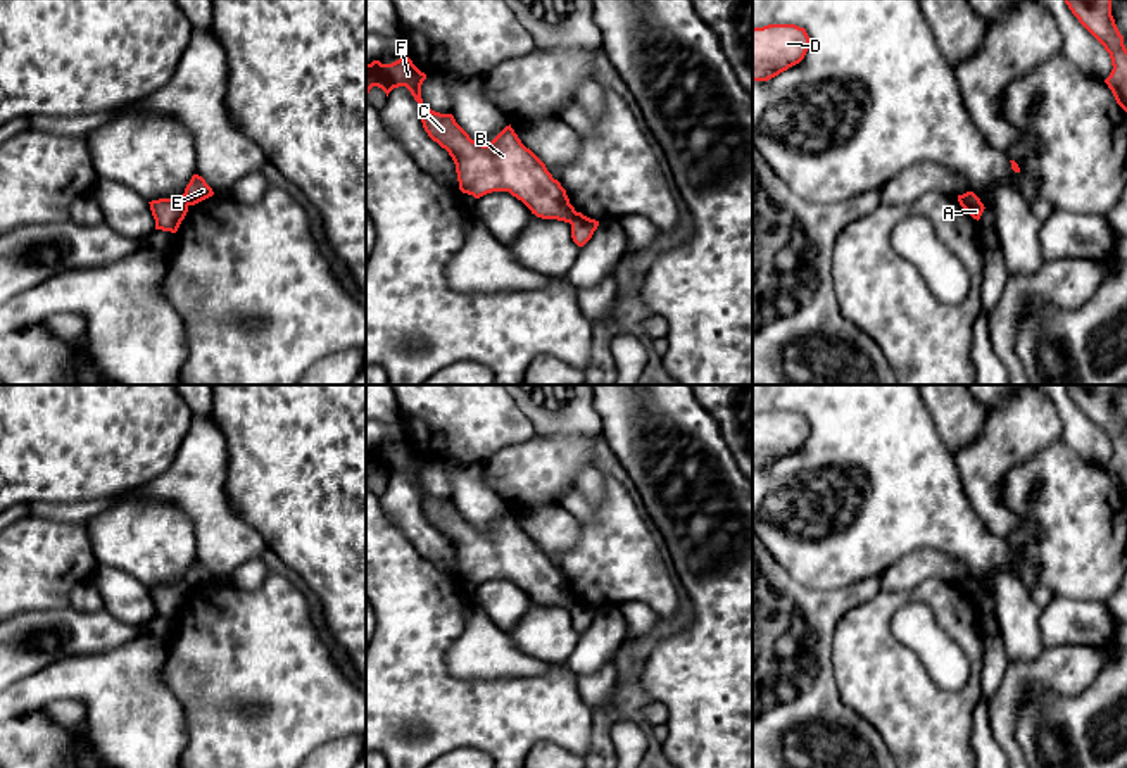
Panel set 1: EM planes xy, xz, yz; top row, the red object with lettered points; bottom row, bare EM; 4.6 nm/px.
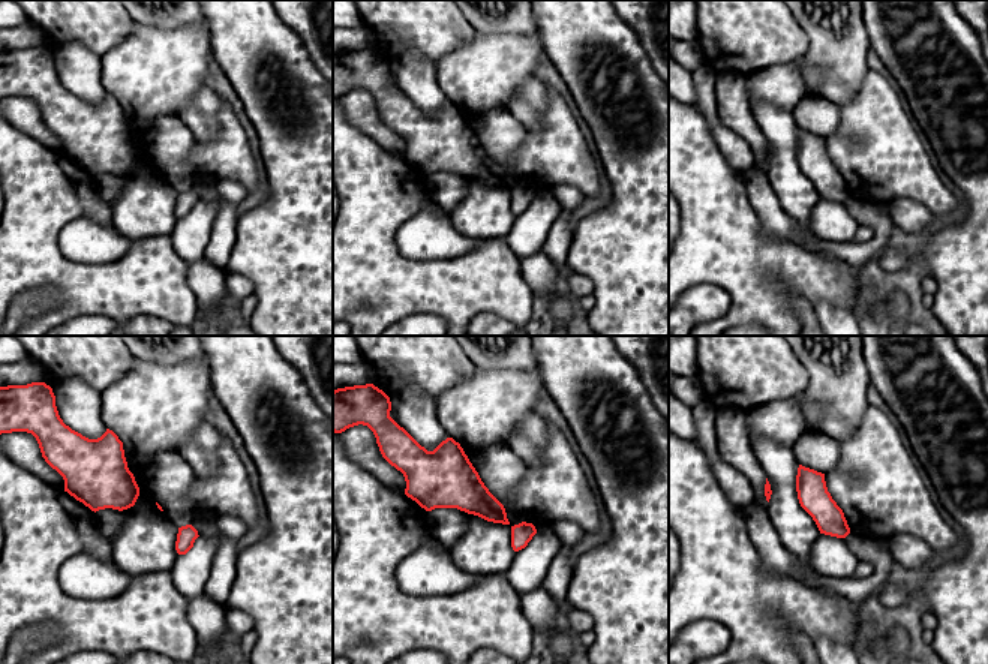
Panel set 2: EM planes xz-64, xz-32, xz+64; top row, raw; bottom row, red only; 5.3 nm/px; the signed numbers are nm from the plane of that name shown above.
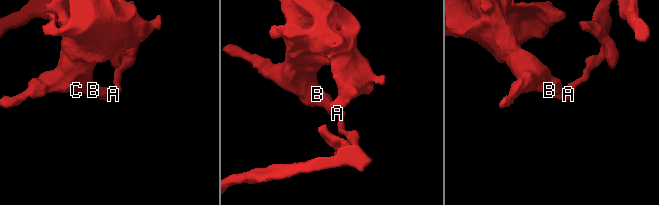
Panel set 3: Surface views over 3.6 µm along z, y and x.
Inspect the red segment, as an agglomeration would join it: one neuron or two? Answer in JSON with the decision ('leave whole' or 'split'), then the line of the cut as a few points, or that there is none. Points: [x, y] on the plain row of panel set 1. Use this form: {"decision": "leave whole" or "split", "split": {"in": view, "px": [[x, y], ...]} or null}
{"decision": "split", "split": {"in": "xy", "px": [[183, 580], [188, 591]]}}

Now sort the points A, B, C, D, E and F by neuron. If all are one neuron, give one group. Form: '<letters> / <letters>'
A B C D F / E

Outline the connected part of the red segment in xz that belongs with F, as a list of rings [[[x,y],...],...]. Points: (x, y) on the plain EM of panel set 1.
[[[406,442],[392,450],[373,447],[366,450],[366,488],[373,473],[381,475],[387,483],[394,475],[406,473],[419,492],[425,518],[452,544],[463,580],[480,585],[492,578],[509,578],[537,604],[571,611],[576,597],[566,576],[521,530],[511,511],[488,532],[471,526],[452,500],[435,499],[423,490],[425,466],[426,461]]]

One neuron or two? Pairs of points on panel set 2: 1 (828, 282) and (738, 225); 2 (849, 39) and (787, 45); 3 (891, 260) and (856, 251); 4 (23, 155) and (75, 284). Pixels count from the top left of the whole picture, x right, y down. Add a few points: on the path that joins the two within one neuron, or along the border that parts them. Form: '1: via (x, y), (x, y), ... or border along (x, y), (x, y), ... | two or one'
1: via (805, 275), (783, 270), (760, 248) | one
2: border along (792, 15), (808, 39), (808, 50), (804, 56) | two
3: border along (886, 246), (879, 257) | two
4: via (33, 186), (33, 242), (44, 252) | one

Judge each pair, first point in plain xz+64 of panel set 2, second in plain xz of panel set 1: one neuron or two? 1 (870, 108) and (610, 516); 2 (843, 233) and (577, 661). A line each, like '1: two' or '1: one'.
1: one
2: two

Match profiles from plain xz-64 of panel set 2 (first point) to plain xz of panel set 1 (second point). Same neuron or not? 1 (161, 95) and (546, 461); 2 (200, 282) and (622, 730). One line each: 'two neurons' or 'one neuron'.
1: one neuron
2: two neurons

